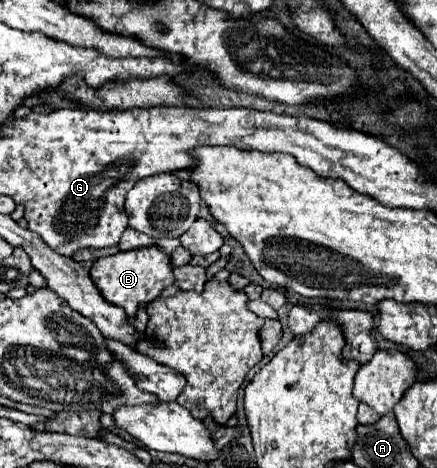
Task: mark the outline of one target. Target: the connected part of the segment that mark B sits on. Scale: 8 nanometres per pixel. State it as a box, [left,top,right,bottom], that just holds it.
[90,246,174,318]

